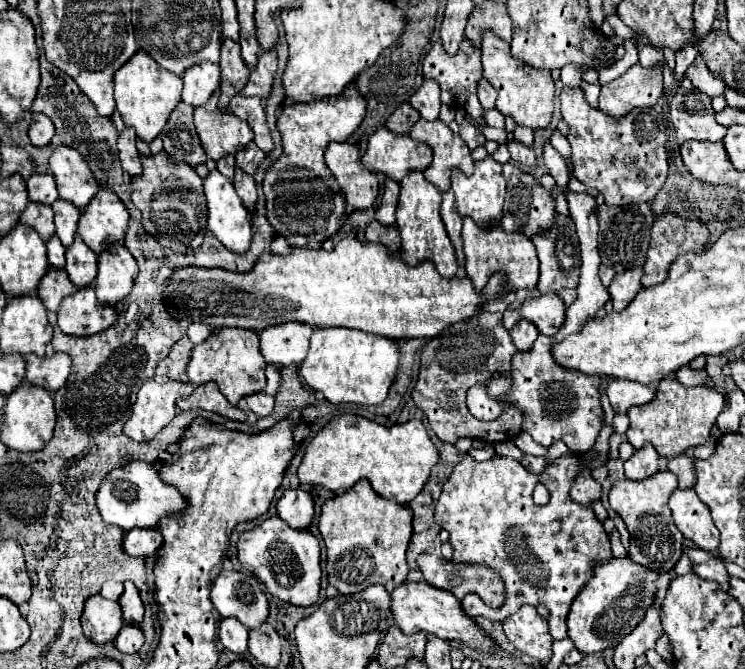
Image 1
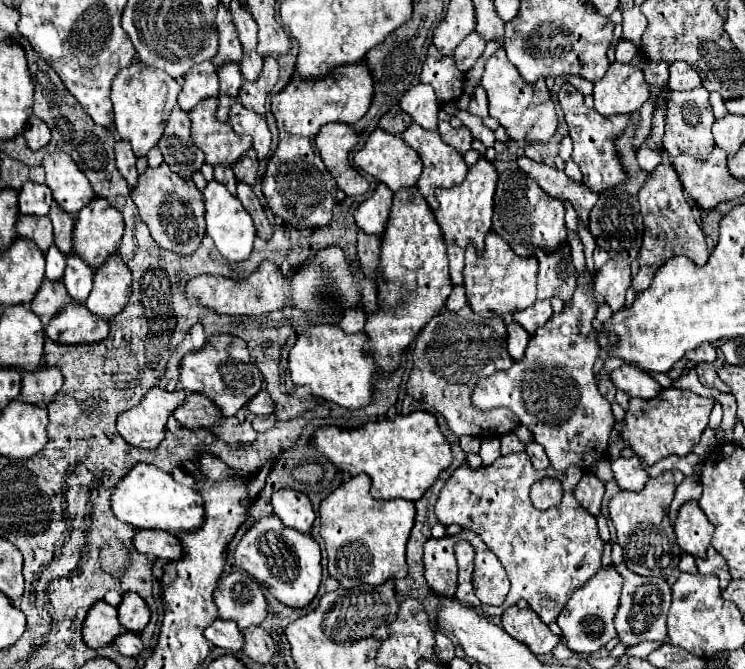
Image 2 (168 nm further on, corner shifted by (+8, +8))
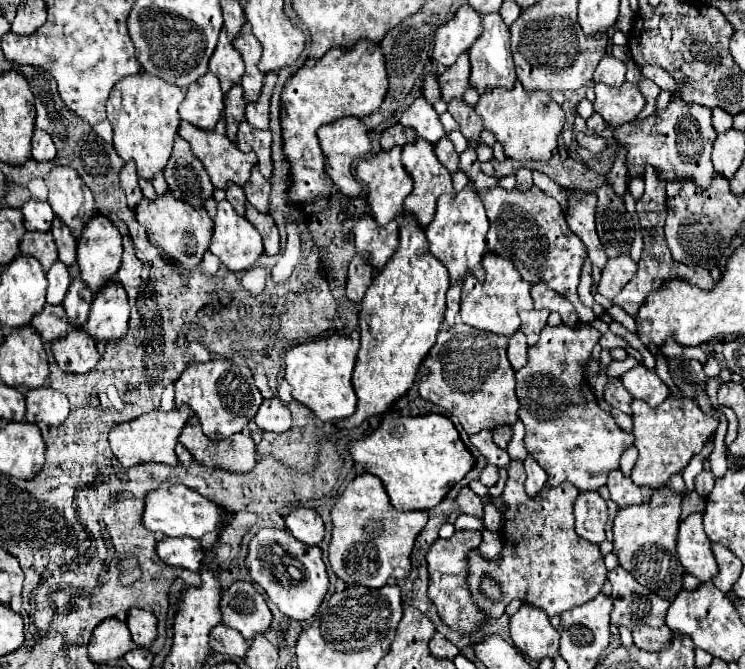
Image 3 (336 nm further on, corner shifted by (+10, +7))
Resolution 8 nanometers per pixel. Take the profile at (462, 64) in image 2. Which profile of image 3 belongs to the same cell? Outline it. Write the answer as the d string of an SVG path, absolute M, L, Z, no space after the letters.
M465 51L465 55L461 55L457 59L457 63L453 63L453 67L447 67L441 75L439 75L439 87L441 87L441 95L443 101L451 101L453 97L461 97L469 85L469 51Z

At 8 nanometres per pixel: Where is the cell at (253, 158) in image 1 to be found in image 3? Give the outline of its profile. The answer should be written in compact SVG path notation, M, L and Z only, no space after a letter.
M255 165L251 171L251 177L249 177L249 183L245 183L243 191L245 191L247 201L253 207L257 207L261 213L267 213L267 209L269 209L269 189L271 189L269 181L257 171L257 165Z

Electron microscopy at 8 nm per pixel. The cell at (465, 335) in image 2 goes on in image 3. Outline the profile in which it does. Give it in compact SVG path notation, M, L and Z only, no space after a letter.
M447 327L441 329L433 349L427 353L419 367L419 393L423 399L447 409L463 429L479 433L481 429L497 429L501 425L515 425L519 401L515 397L515 369L507 359L507 337L493 335L489 331L477 331L475 327Z

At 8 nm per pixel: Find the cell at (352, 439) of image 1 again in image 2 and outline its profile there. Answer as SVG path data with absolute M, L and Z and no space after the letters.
M411 412L395 420L385 418L357 430L341 430L335 426L319 428L311 442L337 468L351 476L365 472L373 482L371 496L377 500L403 498L417 502L435 484L439 474L451 466L451 444L441 434L437 418L429 412Z

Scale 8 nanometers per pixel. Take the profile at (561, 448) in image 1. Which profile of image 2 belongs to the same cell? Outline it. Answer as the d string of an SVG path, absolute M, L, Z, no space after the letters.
M531 442L531 444L525 448L525 452L529 454L531 464L533 464L537 470L541 470L541 468L547 468L547 466L549 466L549 462L547 462L547 454L545 454L545 450L543 450L537 442Z

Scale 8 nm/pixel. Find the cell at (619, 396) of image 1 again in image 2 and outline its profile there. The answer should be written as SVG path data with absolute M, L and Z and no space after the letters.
M623 364L621 368L613 370L611 380L619 390L625 390L629 396L637 396L637 398L645 398L645 400L659 396L659 392L663 390L657 380L653 380L647 372L639 370L637 366L631 366L631 364Z

